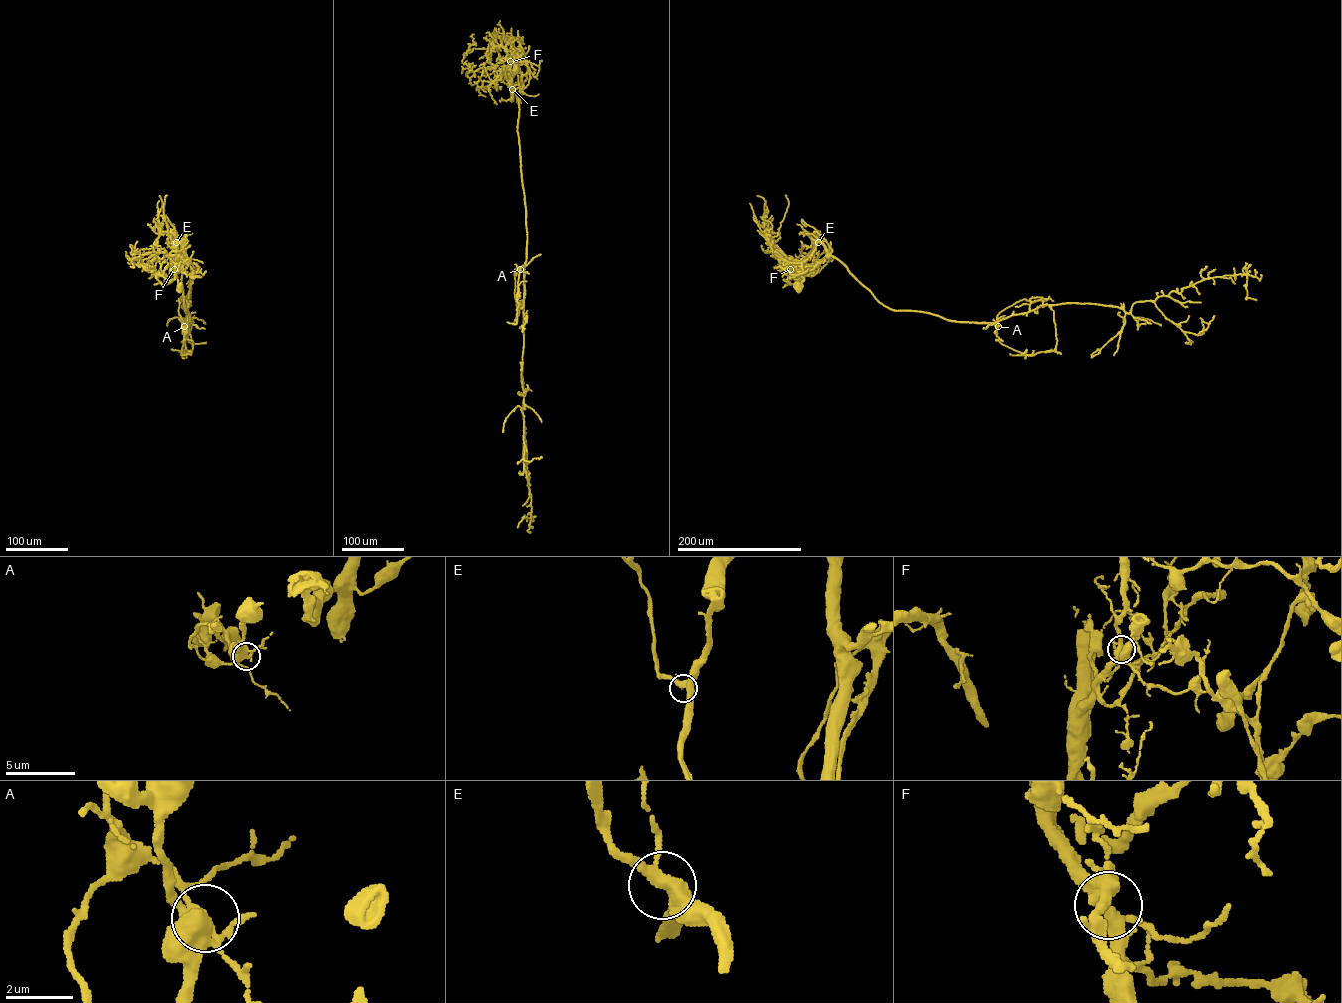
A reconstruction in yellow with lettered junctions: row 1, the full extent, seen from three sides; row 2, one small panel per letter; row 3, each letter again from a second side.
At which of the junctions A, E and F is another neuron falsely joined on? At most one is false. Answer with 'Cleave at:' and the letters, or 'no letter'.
Cleave at: A

